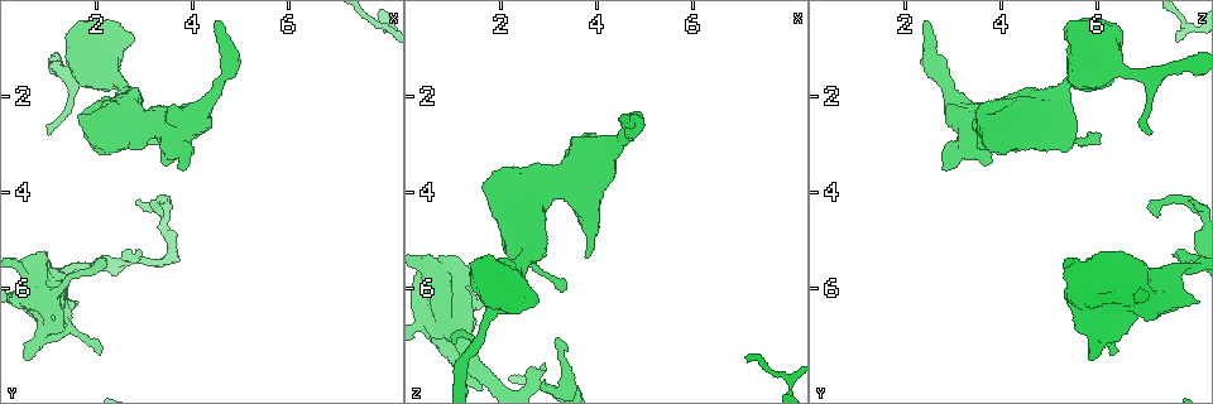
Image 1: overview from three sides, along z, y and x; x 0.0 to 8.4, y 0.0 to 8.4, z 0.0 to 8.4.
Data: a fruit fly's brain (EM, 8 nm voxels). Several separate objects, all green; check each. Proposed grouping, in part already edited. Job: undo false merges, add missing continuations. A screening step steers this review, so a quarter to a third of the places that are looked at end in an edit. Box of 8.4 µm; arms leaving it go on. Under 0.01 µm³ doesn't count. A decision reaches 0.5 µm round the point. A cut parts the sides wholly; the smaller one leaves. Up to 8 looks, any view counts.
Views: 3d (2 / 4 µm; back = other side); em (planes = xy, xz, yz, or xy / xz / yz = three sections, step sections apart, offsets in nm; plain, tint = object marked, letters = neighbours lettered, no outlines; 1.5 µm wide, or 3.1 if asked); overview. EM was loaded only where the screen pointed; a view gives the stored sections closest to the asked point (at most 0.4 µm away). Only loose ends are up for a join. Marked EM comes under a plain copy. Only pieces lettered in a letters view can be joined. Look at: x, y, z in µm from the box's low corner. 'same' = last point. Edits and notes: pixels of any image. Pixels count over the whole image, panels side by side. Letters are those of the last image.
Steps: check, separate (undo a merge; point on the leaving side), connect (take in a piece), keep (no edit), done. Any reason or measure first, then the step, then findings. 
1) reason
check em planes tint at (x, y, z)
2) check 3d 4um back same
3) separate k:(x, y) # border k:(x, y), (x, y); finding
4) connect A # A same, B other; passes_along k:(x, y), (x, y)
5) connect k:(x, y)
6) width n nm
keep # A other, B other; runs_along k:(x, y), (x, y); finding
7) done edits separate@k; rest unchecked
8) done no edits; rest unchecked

an open end
check em planes letters at (3.20, 4.30, 7.00)

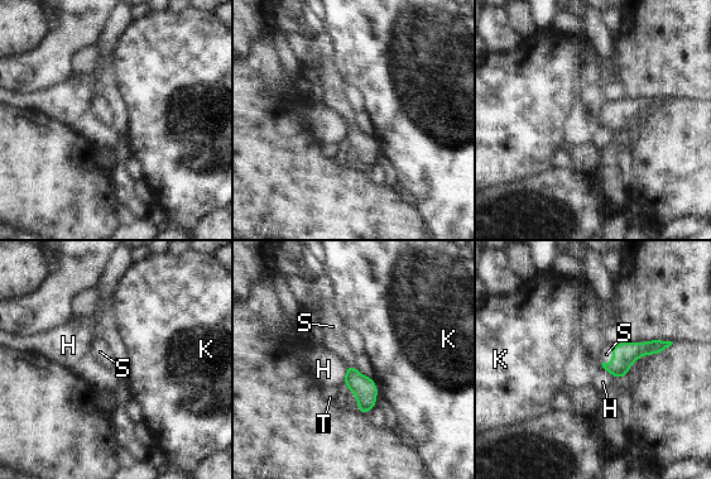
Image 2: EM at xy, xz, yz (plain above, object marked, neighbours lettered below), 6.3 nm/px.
longest_contact S 140 nm
connect S # H other, K other, S same, T other; it goes on there

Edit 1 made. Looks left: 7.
check overview

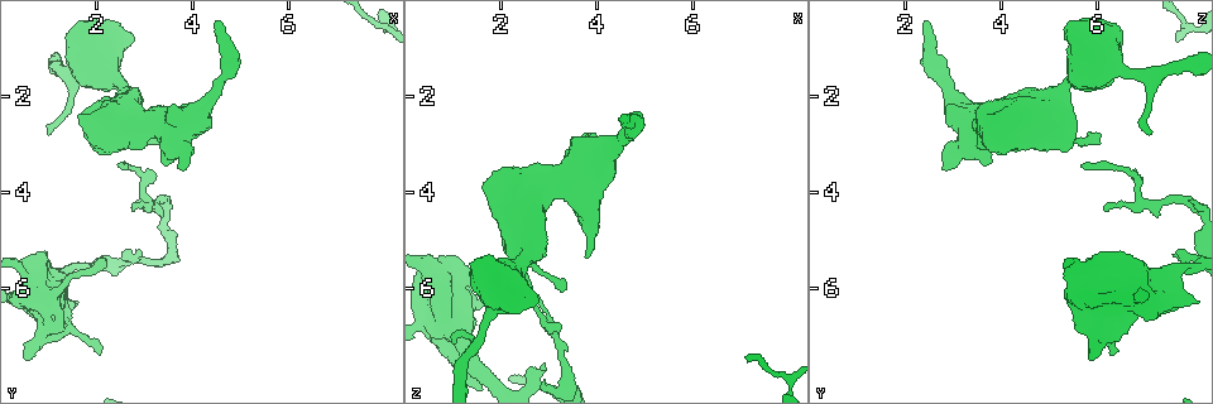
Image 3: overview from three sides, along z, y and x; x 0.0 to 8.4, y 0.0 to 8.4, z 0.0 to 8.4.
a narrow waist
check 3d 4um back at (2.50, 1.75, 5.40)

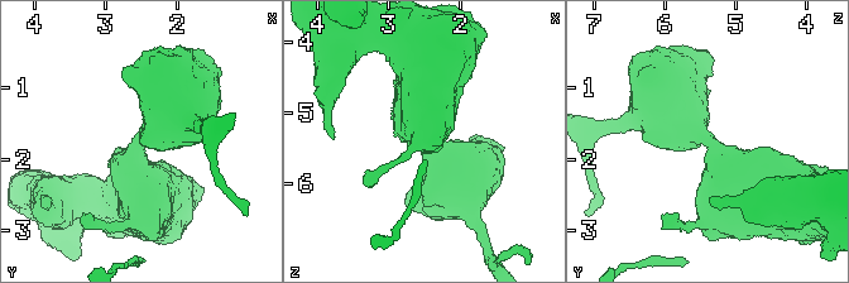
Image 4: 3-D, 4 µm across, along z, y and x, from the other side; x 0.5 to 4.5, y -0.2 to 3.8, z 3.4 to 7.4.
arm_widths 700, 800 nm; shape alone is not enough
check em xy step 4 tint at (2.55, 1.75, 5.40)

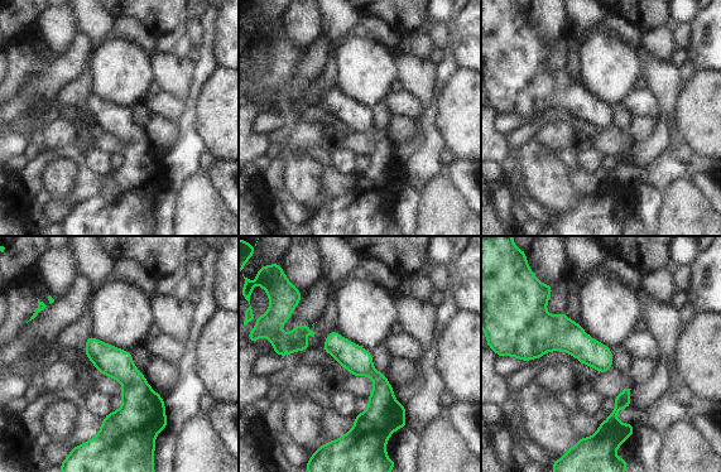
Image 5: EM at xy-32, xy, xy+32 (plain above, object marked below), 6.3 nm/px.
check em planes letters same

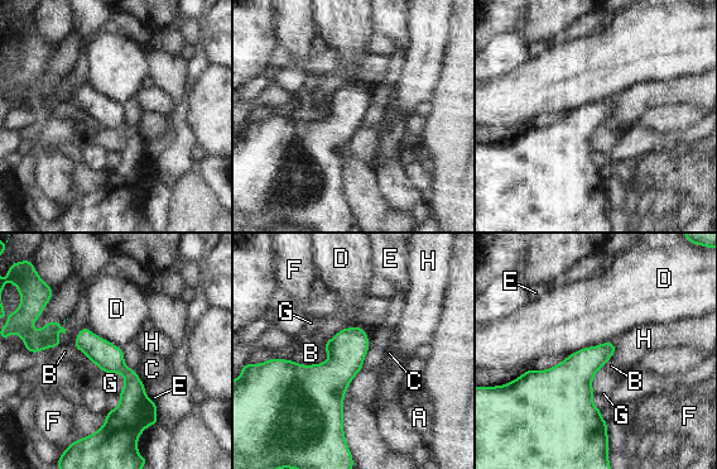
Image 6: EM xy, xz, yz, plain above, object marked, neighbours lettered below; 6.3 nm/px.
keep # A other, B other, C other, D other, E other, F other, G other, H other; runs_along 6:(85, 331), (130, 378), (105, 432); one neuron here

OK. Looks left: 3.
done edits connect@2; rest unchecked

